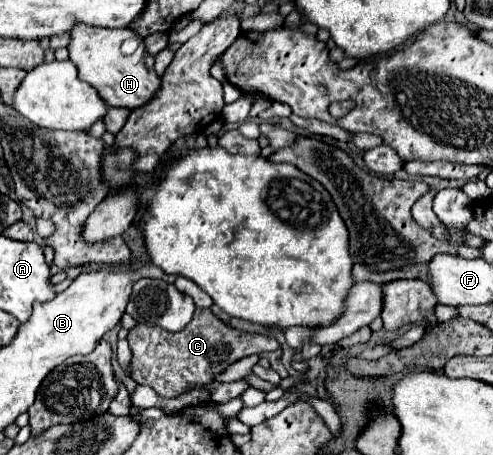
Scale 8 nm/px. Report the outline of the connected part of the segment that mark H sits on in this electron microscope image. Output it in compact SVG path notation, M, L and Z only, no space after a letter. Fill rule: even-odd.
M75 23L71 29L71 41L69 41L69 59L75 63L79 77L93 85L101 99L111 107L127 107L135 109L143 103L147 103L155 89L159 89L159 75L153 71L153 57L149 57L143 39L133 29L101 29L91 27L85 23ZM127 39L139 39L139 47L131 55L121 53L121 45Z

